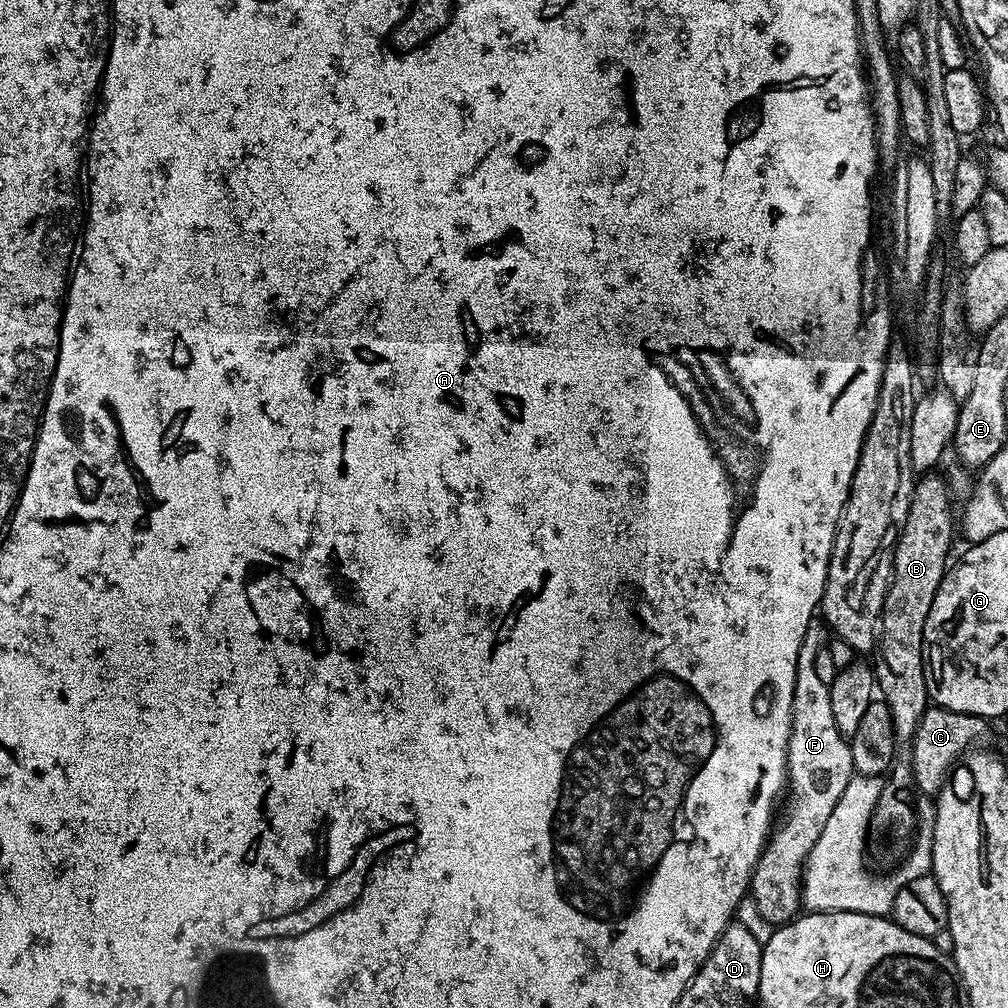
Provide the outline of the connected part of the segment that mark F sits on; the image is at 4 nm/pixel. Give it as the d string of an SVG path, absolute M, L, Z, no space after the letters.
M813 618L806 626L806 634L802 638L802 646L798 650L798 662L794 674L794 706L792 707L792 729L788 739L788 782L786 785L788 809L784 817L771 829L768 842L760 851L756 868L752 872L750 898L762 918L773 926L787 924L801 911L802 885L804 883L804 863L808 860L814 842L818 842L822 830L826 830L826 821L830 818L830 810L838 806L838 798L842 798L842 790L852 781L852 745L849 737L843 736L834 722L834 710L830 710L829 685L818 679L814 670L814 658L818 658L818 650L827 645L830 629L823 619Z

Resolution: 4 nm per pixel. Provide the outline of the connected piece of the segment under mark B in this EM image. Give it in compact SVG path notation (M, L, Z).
M924 474L915 481L912 489L910 510L906 514L906 522L896 539L896 553L892 559L892 582L884 599L884 609L880 615L878 629L878 647L875 649L874 671L879 695L887 704L894 718L894 734L900 746L911 745L914 734L918 730L918 722L922 714L930 707L928 695L928 678L926 675L926 649L924 647L924 631L926 618L930 614L930 606L934 606L934 594L942 582L944 573L950 567L948 551L952 548L952 528L954 532L954 514L952 518L952 496L948 493L948 484L937 474Z

